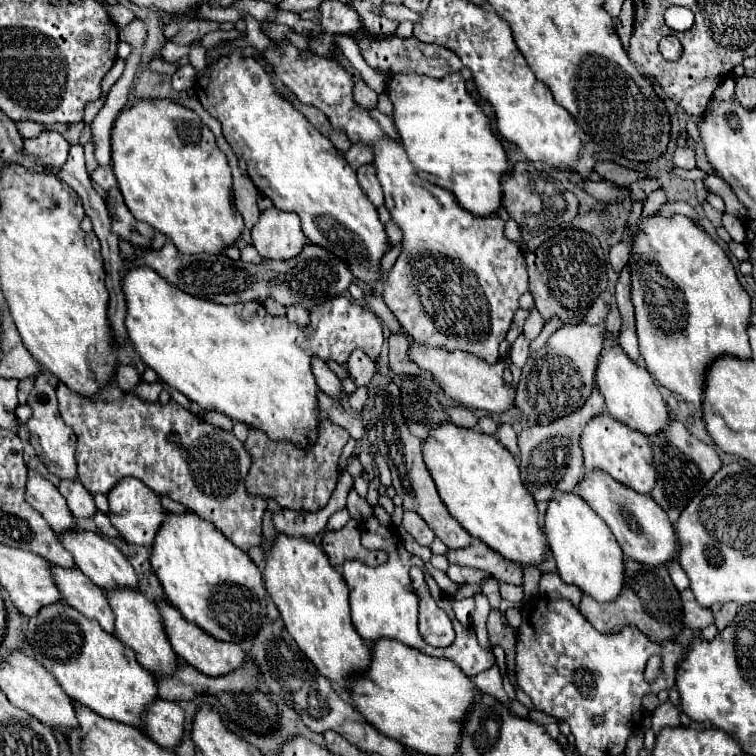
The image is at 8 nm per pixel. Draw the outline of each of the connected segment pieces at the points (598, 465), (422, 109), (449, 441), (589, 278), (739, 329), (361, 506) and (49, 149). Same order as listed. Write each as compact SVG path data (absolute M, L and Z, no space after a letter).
M609 414L595 416L595 420L587 424L581 436L581 446L585 454L587 472L593 472L593 470L607 472L611 478L615 478L617 482L625 484L627 488L639 494L649 494L655 488L657 472L653 466L653 450L649 446L649 440L643 438L643 434L613 420Z
M395 74L391 80L391 88L387 90L393 106L395 106L395 126L401 134L403 148L417 170L419 176L429 180L431 184L437 184L445 190L449 190L459 206L463 210L471 212L473 216L493 216L501 208L503 188L501 178L513 170L513 166L507 162L507 152L501 144L501 140L493 134L489 118L479 108L477 100L467 90L467 84L461 74L449 74L441 80L427 78L421 74Z
M441 424L441 426L431 428L429 438L423 442L423 458L437 484L439 496L445 502L447 510L473 538L479 538L491 550L499 552L503 558L517 562L521 566L527 566L527 564L537 566L545 560L549 544L547 544L543 530L539 528L537 504L521 480L517 460L511 456L511 452L501 442L497 442L497 438L483 434L479 430L473 430L473 428Z
M563 230L543 242L535 252L527 252L525 260L529 268L529 292L535 296L535 308L545 322L557 316L563 324L579 324L585 318L587 310L593 306L593 302L599 298L599 294L607 290L607 262L601 244L593 234L581 230Z
M651 216L639 222L639 236L635 236L633 252L629 258L631 268L631 298L635 306L639 352L647 364L647 370L655 380L679 394L683 400L695 404L701 410L707 368L721 356L749 358L749 320L751 320L751 298L737 280L735 268L721 246L687 216L659 218Z
M354 489L348 494L346 506L351 517L356 520L365 520L373 515L373 509L369 503L365 498L359 496Z
M43 132L37 138L23 140L25 150L41 160L45 160L47 166L61 166L69 154L69 144L59 132Z

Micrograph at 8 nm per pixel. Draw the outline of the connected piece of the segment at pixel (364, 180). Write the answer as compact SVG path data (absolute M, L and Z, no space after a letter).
M365 164L357 170L357 178L359 178L359 184L363 188L363 192L367 194L367 198L379 208L383 204L383 190L381 190L381 184L375 176L375 166L373 164Z

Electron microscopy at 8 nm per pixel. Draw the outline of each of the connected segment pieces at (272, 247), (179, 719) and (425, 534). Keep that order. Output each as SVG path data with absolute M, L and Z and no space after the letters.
M277 208L261 212L251 236L257 252L271 260L291 260L307 246L299 216Z
M157 700L147 708L145 714L145 732L159 746L175 750L181 744L185 730L185 712L177 702Z
M407 510L403 514L403 524L401 524L421 546L431 546L435 534L431 532L431 528L427 526L427 522L417 514L417 512L411 512Z

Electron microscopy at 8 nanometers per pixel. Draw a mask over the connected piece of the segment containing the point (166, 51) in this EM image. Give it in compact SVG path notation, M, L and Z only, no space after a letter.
M165 42L165 46L161 48L161 56L167 62L177 62L177 60L181 60L187 54L189 54L189 46L179 46L175 42Z

